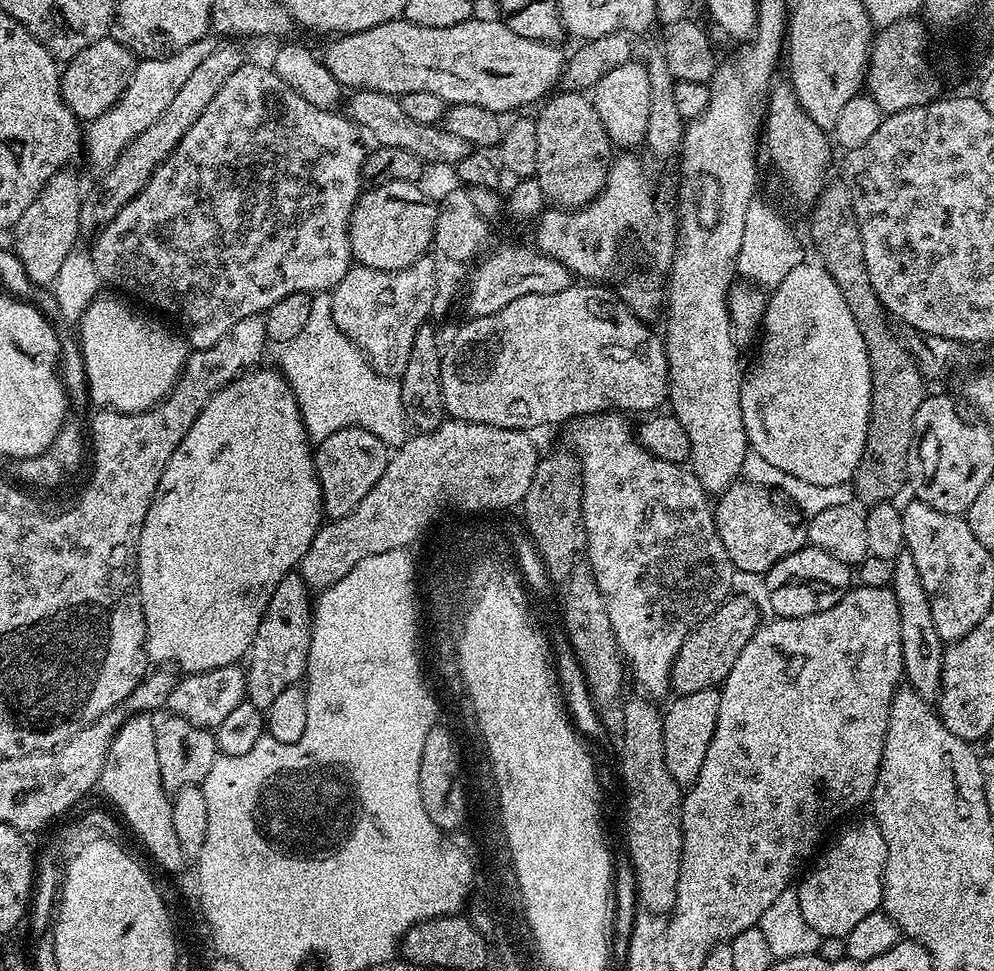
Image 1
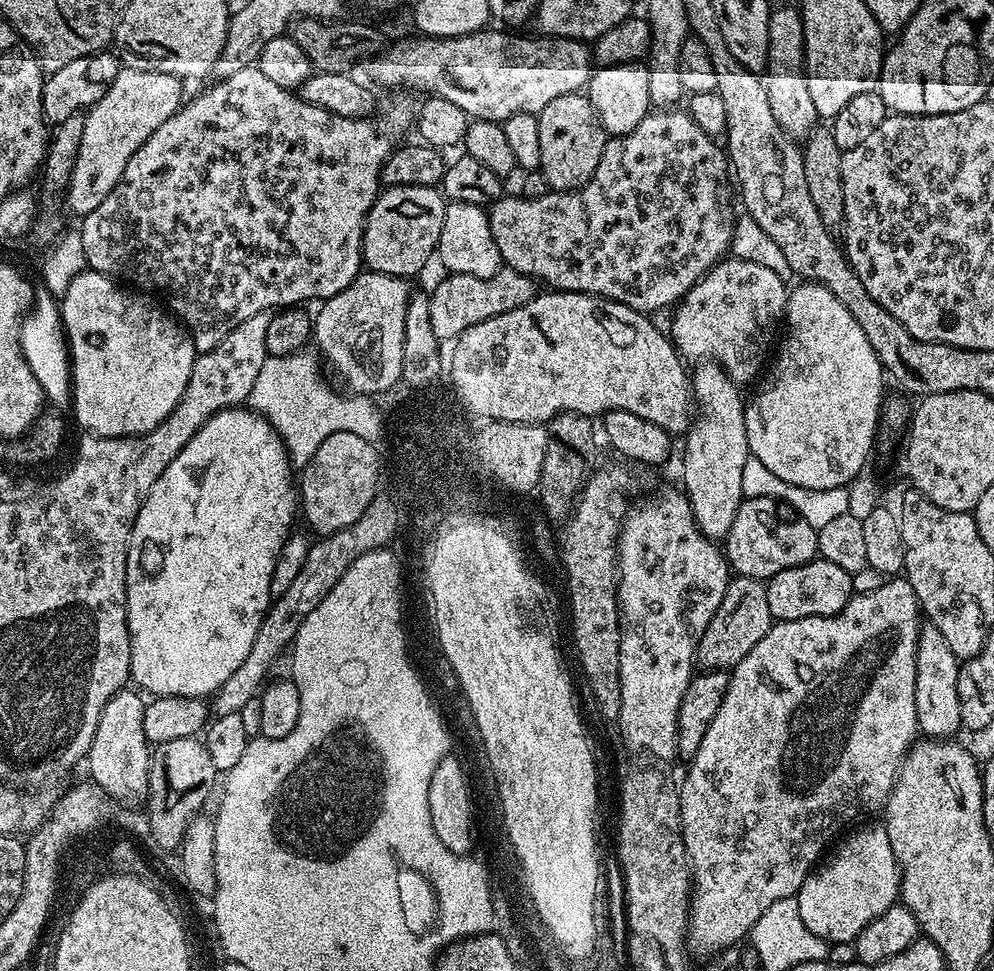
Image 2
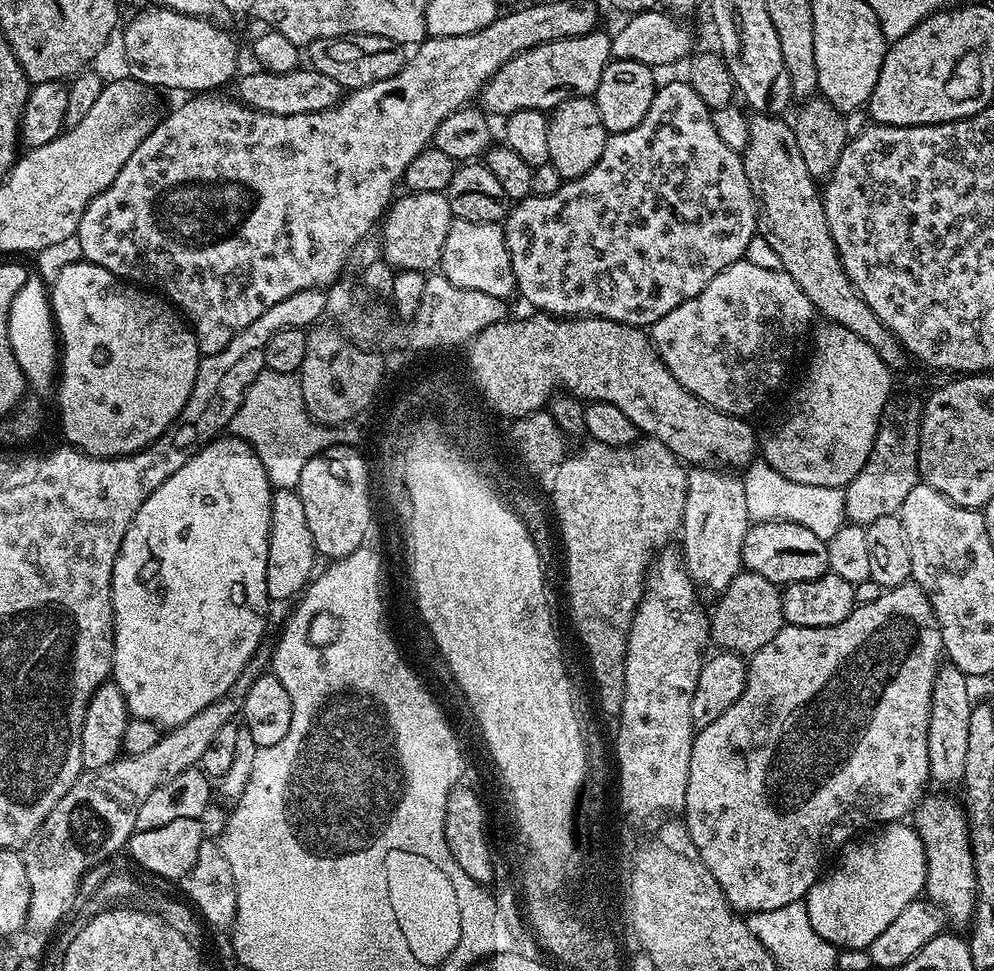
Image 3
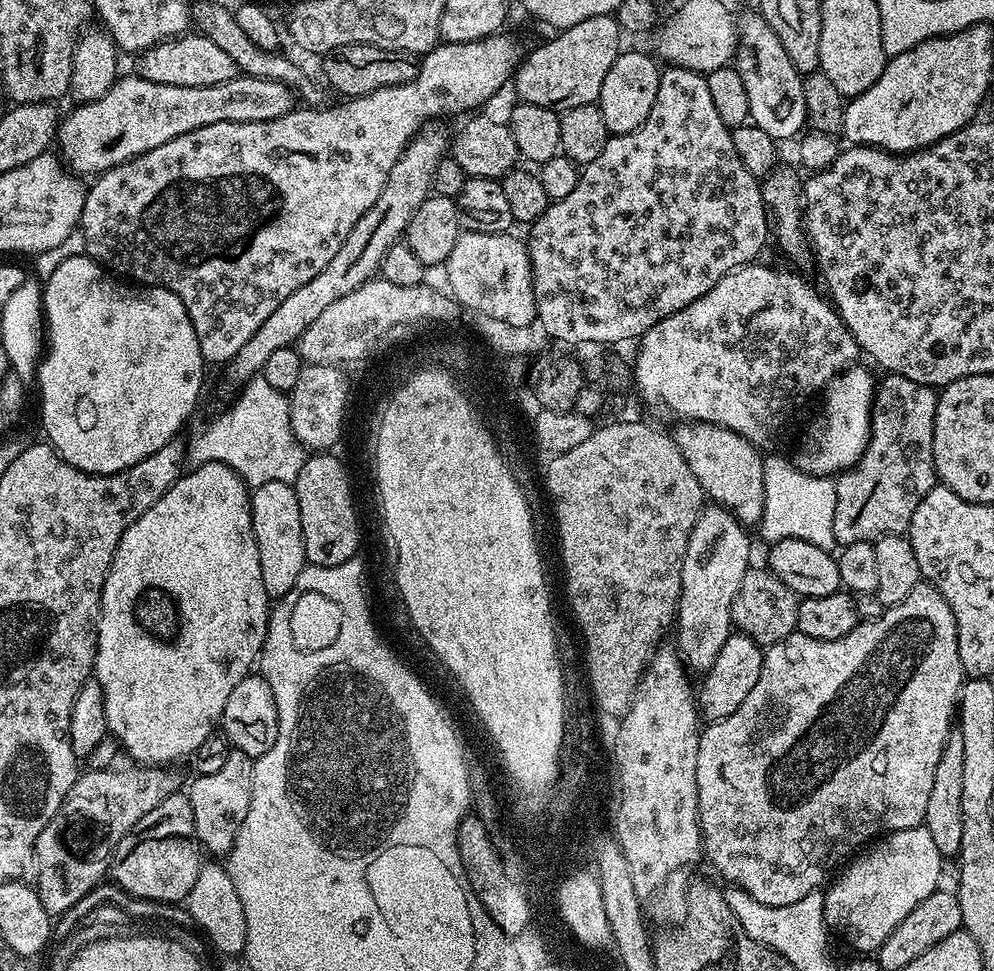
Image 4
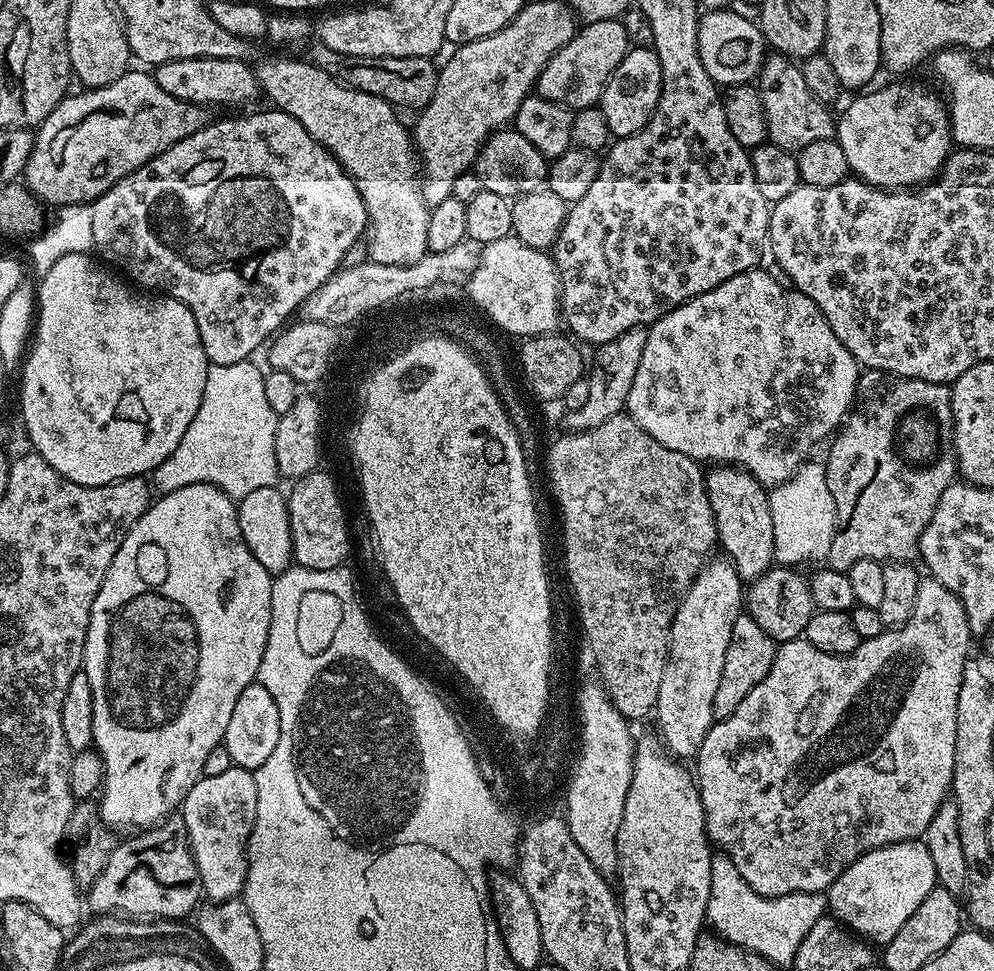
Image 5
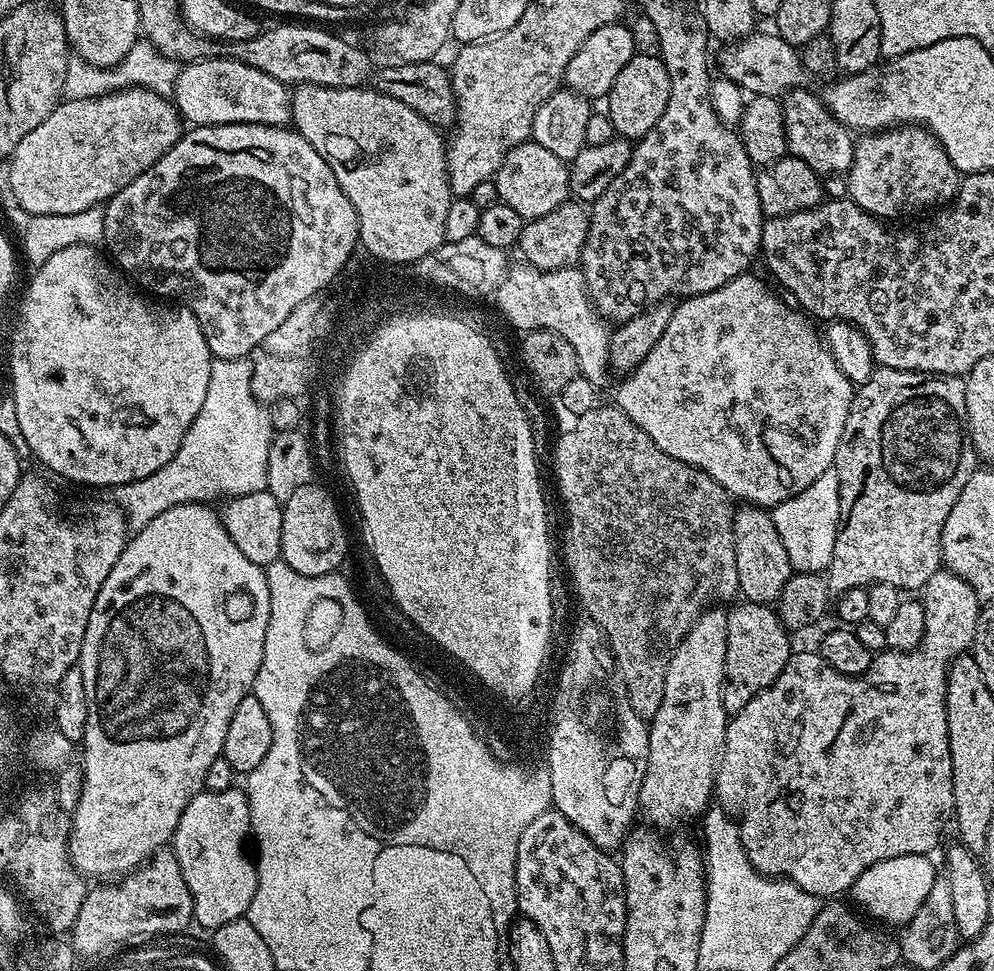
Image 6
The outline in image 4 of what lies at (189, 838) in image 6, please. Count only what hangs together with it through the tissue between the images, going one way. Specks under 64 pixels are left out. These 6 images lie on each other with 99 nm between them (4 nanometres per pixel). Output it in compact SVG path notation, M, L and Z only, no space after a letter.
M229 749L227 760L215 775L199 775L188 790L191 808L194 810L196 836L201 847L214 854L227 855L236 840L236 832L246 818L253 794L253 757L242 751Z

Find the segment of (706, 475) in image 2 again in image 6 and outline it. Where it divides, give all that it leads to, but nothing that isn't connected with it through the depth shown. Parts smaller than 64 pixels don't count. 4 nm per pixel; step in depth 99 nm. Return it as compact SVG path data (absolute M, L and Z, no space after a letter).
M720 608L704 611L674 650L666 670L662 706L648 724L648 761L640 783L638 812L656 830L703 817L714 796L716 765L730 719L722 702L728 612Z

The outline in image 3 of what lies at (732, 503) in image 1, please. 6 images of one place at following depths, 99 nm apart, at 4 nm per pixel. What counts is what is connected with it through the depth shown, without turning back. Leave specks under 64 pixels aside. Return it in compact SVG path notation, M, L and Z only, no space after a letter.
M761 520L753 523L742 542L743 567L754 574L762 574L762 578L770 578L778 586L787 586L794 582L813 580L828 571L828 545L818 534L806 530L806 526L798 526L798 522L782 522L781 520Z

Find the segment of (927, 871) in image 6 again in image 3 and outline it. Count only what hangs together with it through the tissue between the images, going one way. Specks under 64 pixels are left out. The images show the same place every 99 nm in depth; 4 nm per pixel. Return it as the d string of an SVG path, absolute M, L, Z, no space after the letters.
M908 822L885 824L868 835L845 844L839 853L840 861L810 886L802 901L806 914L810 914L814 934L838 950L867 949L870 942L924 892L926 850L915 827Z

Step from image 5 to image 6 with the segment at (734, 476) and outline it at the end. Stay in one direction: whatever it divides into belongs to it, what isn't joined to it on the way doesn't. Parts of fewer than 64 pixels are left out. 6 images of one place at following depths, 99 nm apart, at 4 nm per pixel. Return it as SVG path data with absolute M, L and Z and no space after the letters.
M740 506L732 513L734 563L738 566L739 595L749 604L771 605L780 599L782 586L794 574L790 554L774 530L771 511L759 506Z

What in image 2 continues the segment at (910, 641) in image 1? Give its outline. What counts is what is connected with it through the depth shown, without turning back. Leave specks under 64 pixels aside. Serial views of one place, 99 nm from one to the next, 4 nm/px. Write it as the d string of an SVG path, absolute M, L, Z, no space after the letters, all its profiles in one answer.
M921 623L918 634L918 654L916 655L916 673L914 674L914 706L916 707L916 726L925 737L934 740L947 740L955 737L962 728L962 706L958 702L958 674L961 661L957 660L954 650L950 650L946 638L938 631L938 626Z

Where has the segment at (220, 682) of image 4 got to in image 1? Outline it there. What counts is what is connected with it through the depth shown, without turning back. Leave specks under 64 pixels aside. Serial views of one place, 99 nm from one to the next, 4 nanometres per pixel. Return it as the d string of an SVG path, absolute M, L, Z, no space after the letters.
M257 367L245 371L244 375L233 384L227 384L198 414L194 426L178 442L178 450L170 454L170 462L166 462L166 470L158 482L158 490L150 502L150 510L146 514L146 522L142 526L140 541L136 547L136 586L140 590L140 601L144 607L146 622L146 642L144 648L148 651L149 661L156 666L172 666L177 664L184 674L214 670L218 666L240 664L249 655L252 639L262 622L264 611L275 592L275 588L288 572L299 565L300 560L310 550L310 542L318 534L324 516L324 503L320 493L320 483L316 477L316 462L314 459L314 444L310 439L304 419L300 413L298 402L292 393L292 387L284 379L283 372L275 367Z

